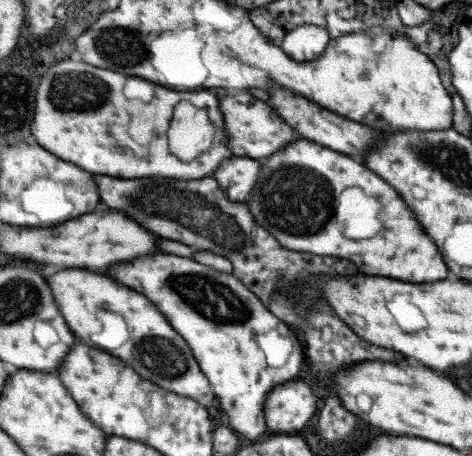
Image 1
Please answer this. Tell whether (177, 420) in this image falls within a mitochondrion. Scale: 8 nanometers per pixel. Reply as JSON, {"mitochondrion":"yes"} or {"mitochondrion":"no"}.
{"mitochondrion":"no"}

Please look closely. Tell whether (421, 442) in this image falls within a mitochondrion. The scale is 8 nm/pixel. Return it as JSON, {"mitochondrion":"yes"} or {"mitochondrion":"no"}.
{"mitochondrion":"no"}

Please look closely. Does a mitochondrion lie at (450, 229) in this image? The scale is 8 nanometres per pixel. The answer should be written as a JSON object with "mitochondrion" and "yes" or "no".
{"mitochondrion":"no"}

